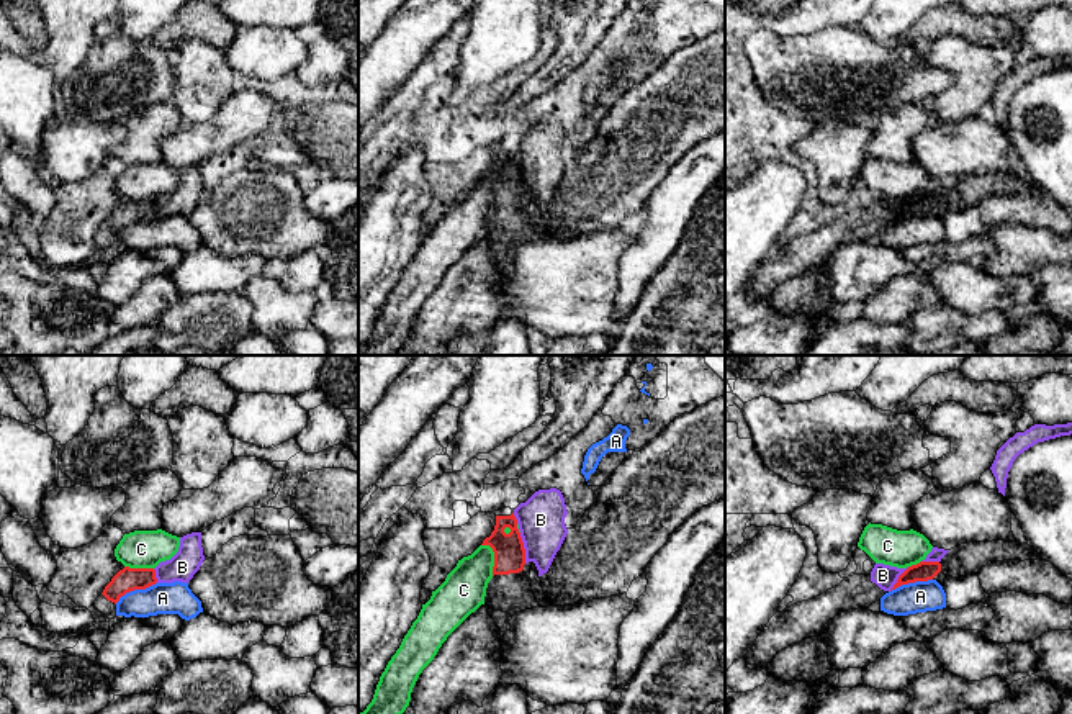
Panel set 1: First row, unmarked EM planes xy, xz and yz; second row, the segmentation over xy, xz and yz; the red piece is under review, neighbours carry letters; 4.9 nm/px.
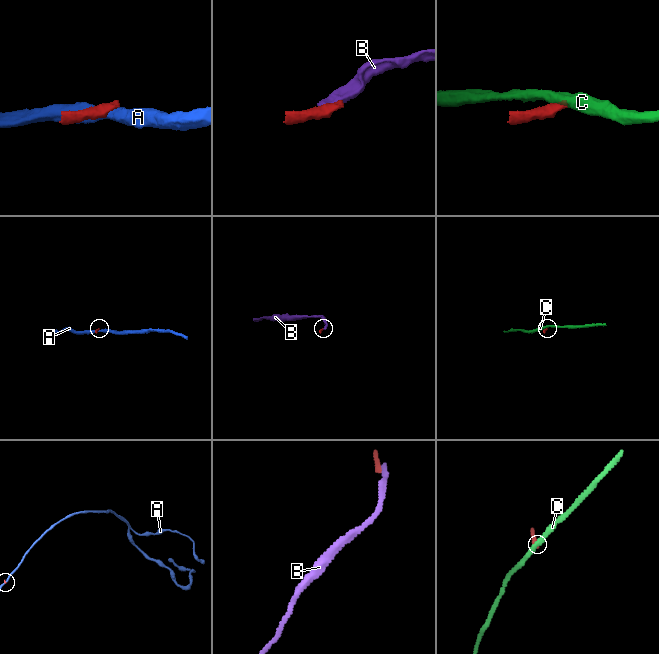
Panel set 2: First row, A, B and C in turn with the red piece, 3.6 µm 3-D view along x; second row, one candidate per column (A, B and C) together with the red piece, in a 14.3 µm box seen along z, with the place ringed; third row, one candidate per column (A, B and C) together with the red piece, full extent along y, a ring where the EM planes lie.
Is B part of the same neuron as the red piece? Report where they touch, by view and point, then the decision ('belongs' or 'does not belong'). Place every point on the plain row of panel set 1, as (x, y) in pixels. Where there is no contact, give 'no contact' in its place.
contact xz (522, 180); does not belong

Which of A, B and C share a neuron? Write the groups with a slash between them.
A / B / C

